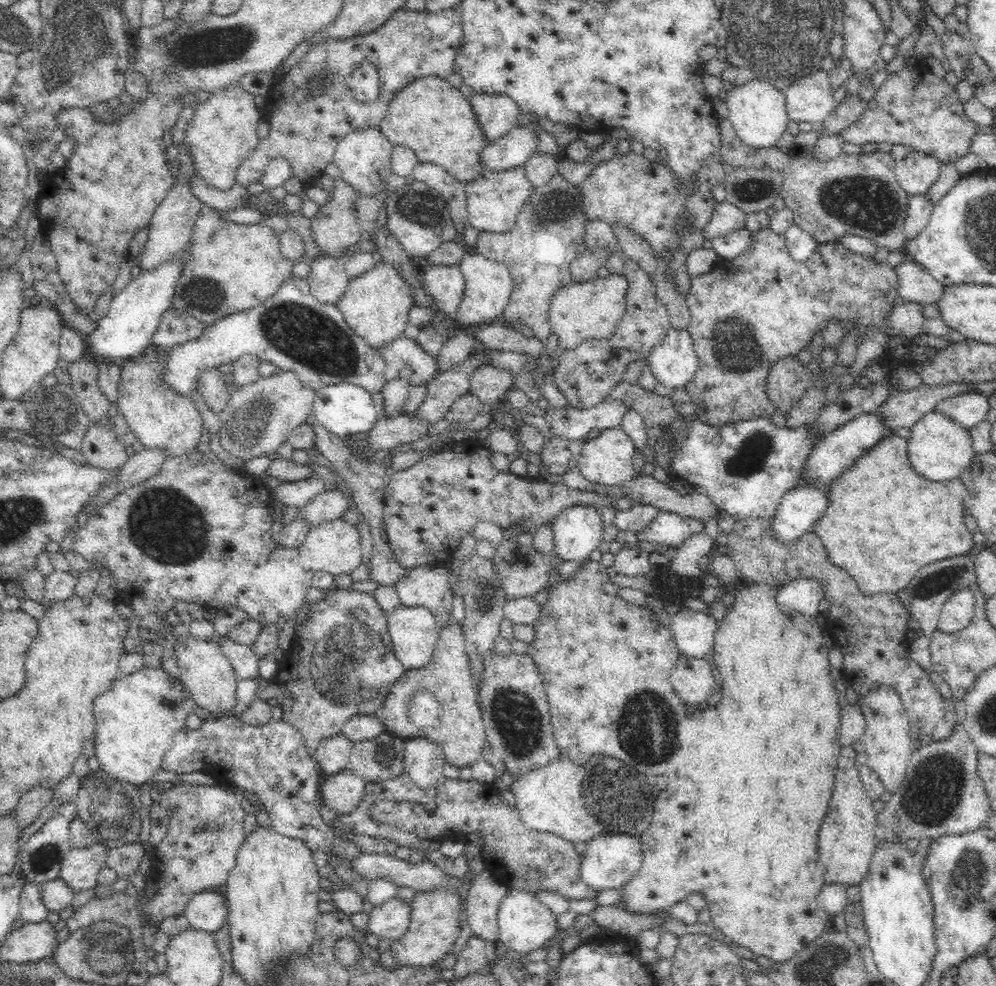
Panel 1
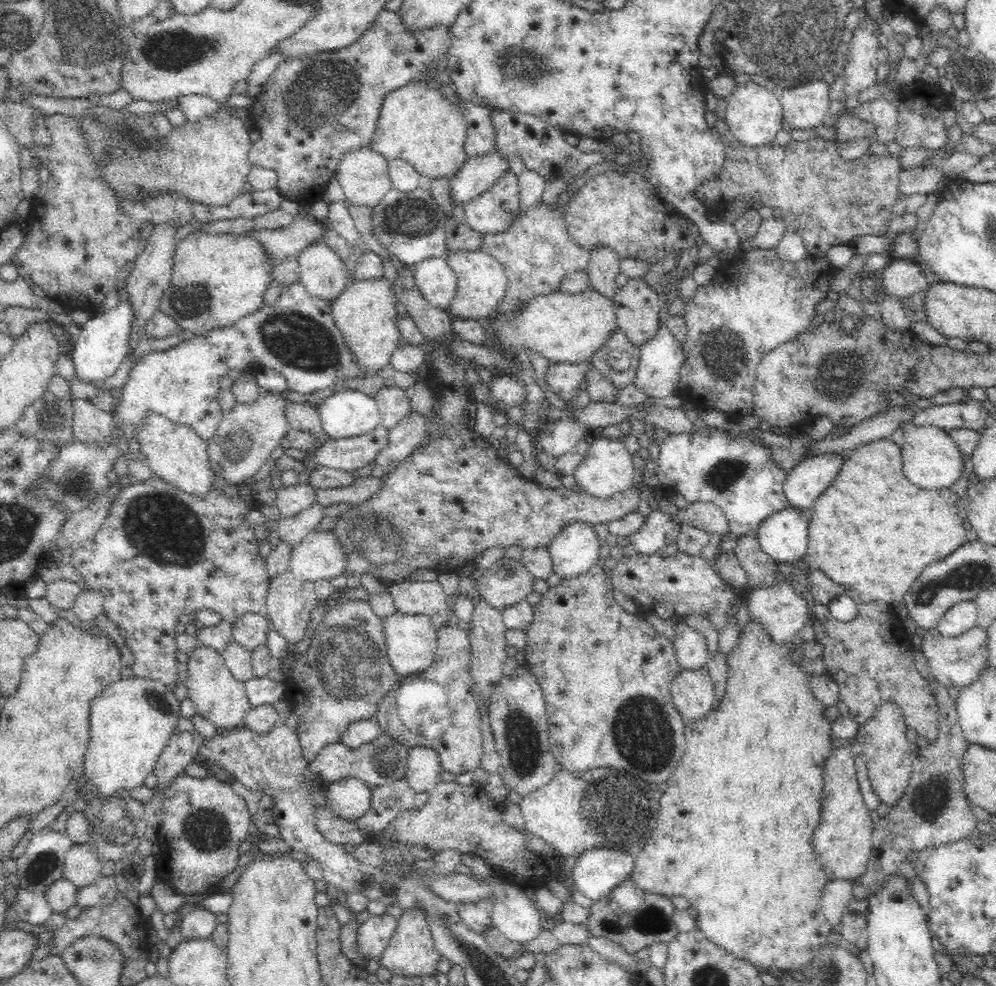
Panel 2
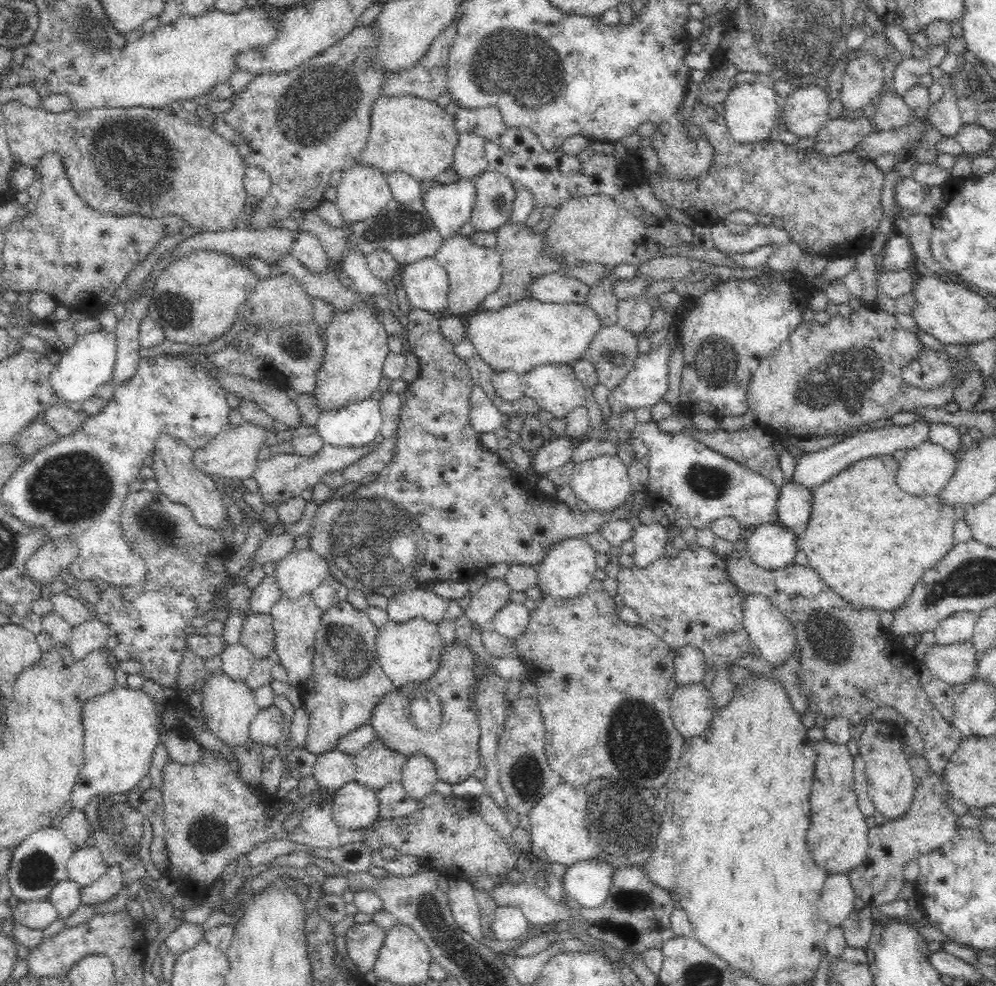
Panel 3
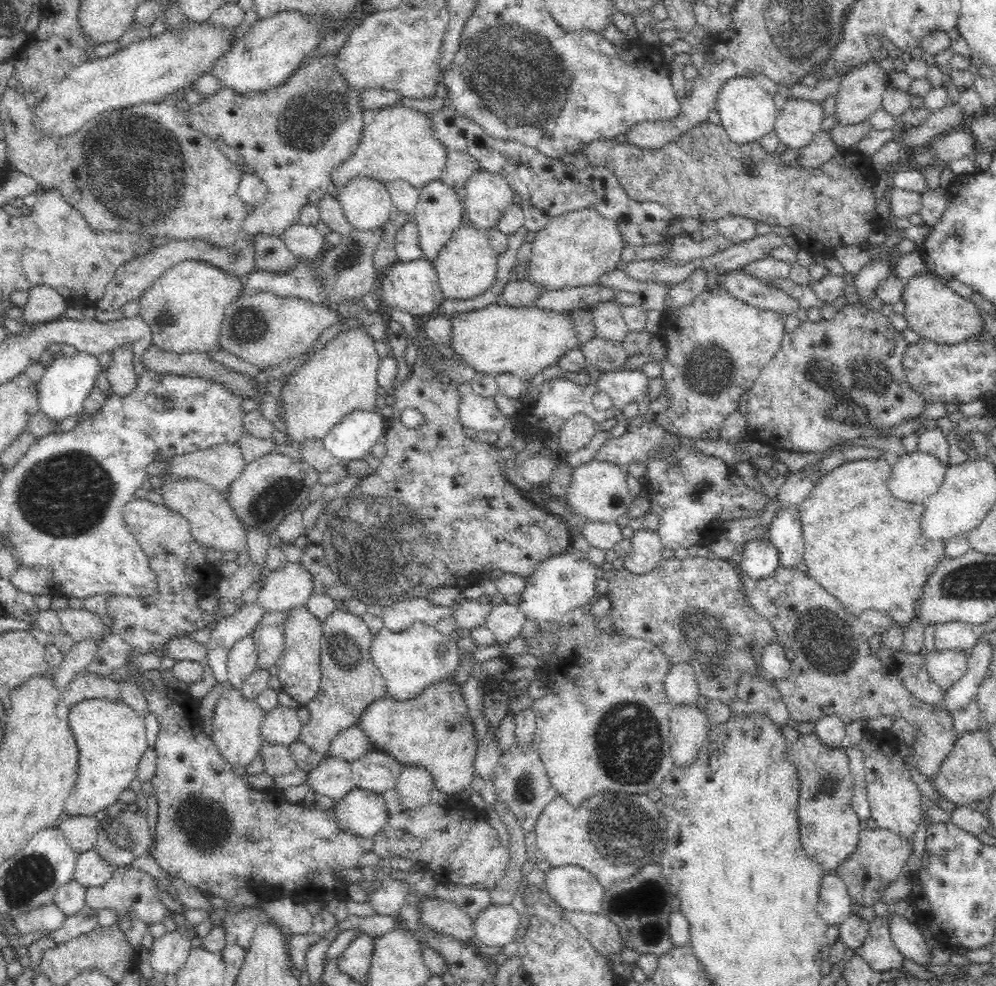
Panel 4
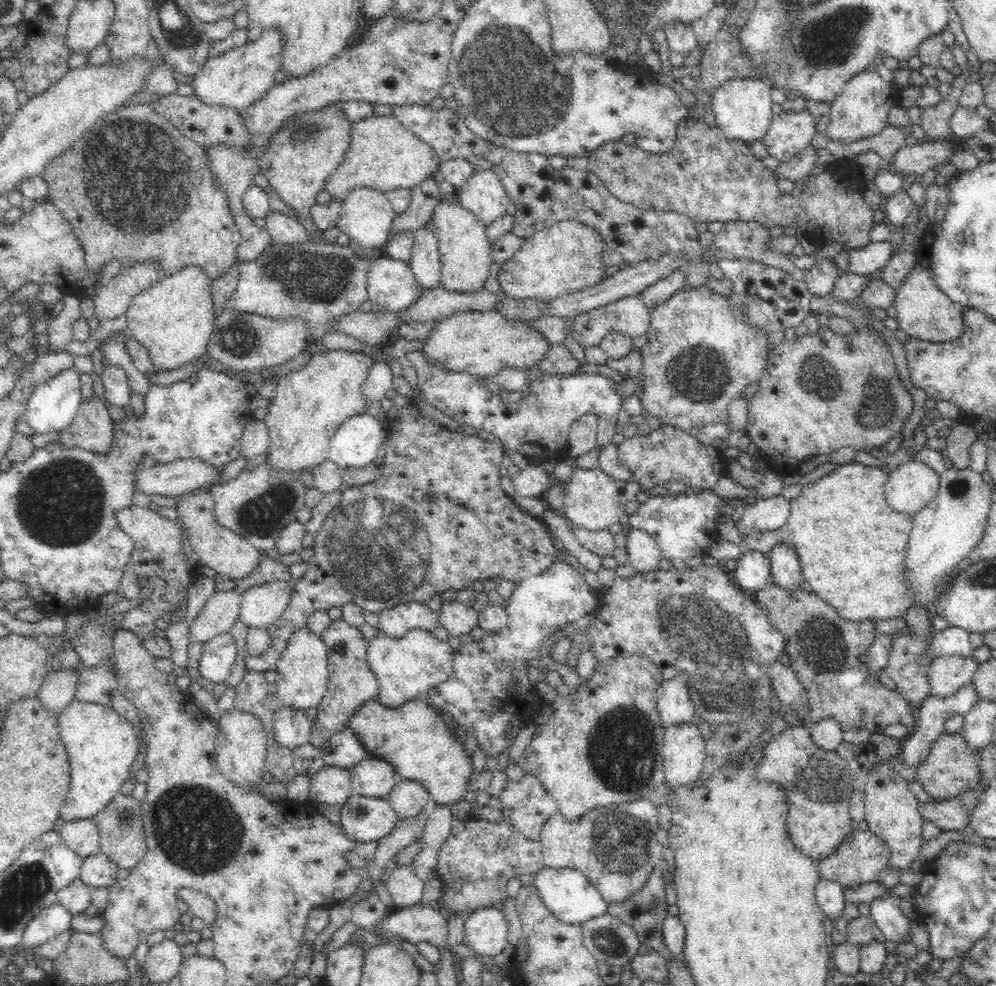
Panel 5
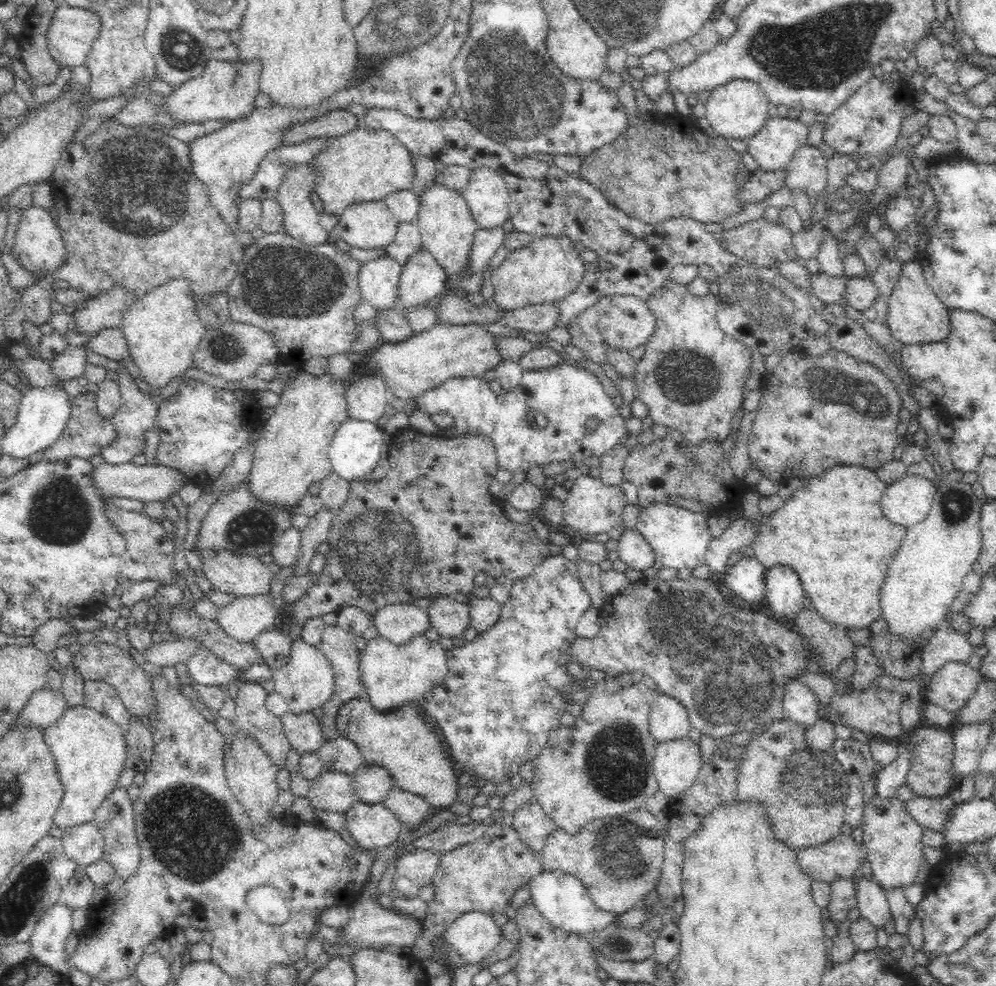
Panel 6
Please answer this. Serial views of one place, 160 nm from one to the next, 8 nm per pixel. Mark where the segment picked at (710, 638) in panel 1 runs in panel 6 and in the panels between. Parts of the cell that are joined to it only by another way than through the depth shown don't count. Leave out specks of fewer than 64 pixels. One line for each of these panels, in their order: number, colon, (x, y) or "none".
2: (690, 647)
3: (690, 668)
4: (680, 686)
5: (674, 705)
6: (668, 720)

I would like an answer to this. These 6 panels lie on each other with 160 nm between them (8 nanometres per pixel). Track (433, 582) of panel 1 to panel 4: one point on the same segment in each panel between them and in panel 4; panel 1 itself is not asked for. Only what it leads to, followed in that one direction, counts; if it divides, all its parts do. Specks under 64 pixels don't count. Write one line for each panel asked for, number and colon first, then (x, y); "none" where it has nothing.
2: (409, 597)
3: (419, 602)
4: (397, 617)

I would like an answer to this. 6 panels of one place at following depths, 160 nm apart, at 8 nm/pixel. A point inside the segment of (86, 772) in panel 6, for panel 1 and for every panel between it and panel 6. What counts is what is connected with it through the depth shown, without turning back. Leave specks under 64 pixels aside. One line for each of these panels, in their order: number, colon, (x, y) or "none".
1: (136, 720)
2: (131, 720)
3: (121, 731)
4: (111, 737)
5: (101, 745)

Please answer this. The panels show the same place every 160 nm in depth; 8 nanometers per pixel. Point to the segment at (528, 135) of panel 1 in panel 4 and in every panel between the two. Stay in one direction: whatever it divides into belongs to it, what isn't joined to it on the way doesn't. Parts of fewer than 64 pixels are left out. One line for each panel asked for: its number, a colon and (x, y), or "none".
2: (478, 173)
3: (449, 205)
4: (438, 212)

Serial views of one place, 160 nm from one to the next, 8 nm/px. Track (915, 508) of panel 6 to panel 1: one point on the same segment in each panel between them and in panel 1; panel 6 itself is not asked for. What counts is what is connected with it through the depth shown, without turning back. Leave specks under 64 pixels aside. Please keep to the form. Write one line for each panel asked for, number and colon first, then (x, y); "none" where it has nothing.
1: (939, 449)
2: (931, 460)
3: (926, 469)
4: (917, 475)
5: (912, 485)

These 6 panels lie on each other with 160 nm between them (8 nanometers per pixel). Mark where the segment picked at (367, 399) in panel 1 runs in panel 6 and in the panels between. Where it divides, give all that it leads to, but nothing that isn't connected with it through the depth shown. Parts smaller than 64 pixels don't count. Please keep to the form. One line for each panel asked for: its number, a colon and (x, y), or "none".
2: (351, 413)
3: (358, 424)
4: (353, 438)
5: (355, 443)
6: (354, 451)

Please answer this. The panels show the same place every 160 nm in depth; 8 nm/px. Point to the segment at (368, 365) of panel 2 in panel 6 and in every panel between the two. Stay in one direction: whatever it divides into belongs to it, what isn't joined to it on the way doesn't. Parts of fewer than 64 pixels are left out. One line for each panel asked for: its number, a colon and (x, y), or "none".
3: (355, 341)
4: (340, 378)
5: (311, 403)
6: (292, 453)

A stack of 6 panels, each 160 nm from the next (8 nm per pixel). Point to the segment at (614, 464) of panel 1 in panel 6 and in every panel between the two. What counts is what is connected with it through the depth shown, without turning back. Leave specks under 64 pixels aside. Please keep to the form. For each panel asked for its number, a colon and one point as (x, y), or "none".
2: (608, 468)
3: (603, 483)
4: (598, 491)
5: (594, 501)
6: (592, 508)

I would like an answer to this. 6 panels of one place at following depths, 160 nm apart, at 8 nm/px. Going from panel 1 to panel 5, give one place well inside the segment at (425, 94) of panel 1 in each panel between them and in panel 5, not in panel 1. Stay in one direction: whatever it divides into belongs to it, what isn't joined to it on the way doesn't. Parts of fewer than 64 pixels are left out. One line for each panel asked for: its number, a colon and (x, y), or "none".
2: (416, 123)
3: (414, 135)
4: (397, 143)
5: (383, 155)

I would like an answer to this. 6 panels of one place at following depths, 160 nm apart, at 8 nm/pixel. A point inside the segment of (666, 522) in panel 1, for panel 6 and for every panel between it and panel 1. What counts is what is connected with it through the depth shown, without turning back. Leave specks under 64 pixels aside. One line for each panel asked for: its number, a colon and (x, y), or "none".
2: (660, 529)
3: (650, 538)
4: (645, 554)
5: (643, 554)
6: (633, 550)

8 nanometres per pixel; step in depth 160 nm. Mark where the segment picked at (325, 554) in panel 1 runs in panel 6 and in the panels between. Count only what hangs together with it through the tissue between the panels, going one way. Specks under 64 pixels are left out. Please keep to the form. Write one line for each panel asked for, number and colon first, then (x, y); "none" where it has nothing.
2: (320, 555)
3: (300, 572)
4: (289, 586)
5: (262, 605)
6: (245, 617)

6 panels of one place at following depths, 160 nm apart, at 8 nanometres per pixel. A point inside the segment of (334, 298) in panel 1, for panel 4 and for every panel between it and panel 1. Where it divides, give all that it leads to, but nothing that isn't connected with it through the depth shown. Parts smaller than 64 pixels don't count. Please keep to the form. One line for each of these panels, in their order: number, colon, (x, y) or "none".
2: (323, 273)
3: (307, 248)
4: (304, 241)

